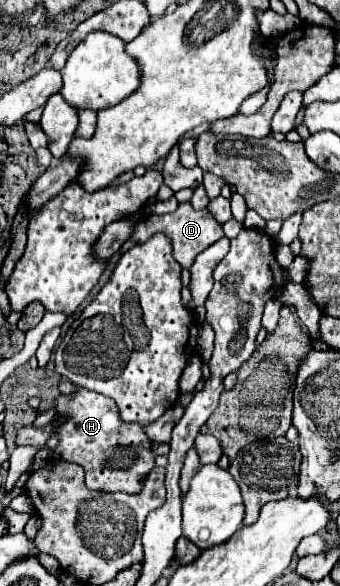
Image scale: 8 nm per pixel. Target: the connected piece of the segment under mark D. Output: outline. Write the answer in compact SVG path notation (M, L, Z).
M188 202L178 204L176 212L172 212L172 214L162 214L162 216L156 216L156 214L154 214L154 216L148 216L148 220L138 222L138 224L134 226L130 238L136 240L136 242L146 242L146 240L150 240L150 236L154 236L156 232L162 232L162 234L166 234L166 236L170 238L170 242L172 242L172 254L174 254L174 258L180 262L182 268L190 268L192 262L194 262L194 258L196 258L202 250L206 250L206 248L212 246L218 238L224 236L222 226L216 222L216 218L210 214L208 208L194 210Z

